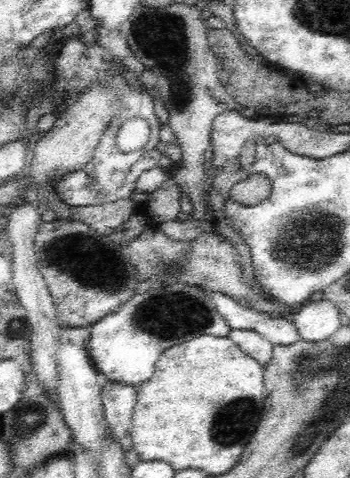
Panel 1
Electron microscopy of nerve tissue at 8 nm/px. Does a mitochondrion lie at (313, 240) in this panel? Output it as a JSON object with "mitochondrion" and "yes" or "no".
{"mitochondrion":"yes"}

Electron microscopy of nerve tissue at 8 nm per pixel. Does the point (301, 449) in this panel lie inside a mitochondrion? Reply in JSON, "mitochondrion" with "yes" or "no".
{"mitochondrion":"no"}

